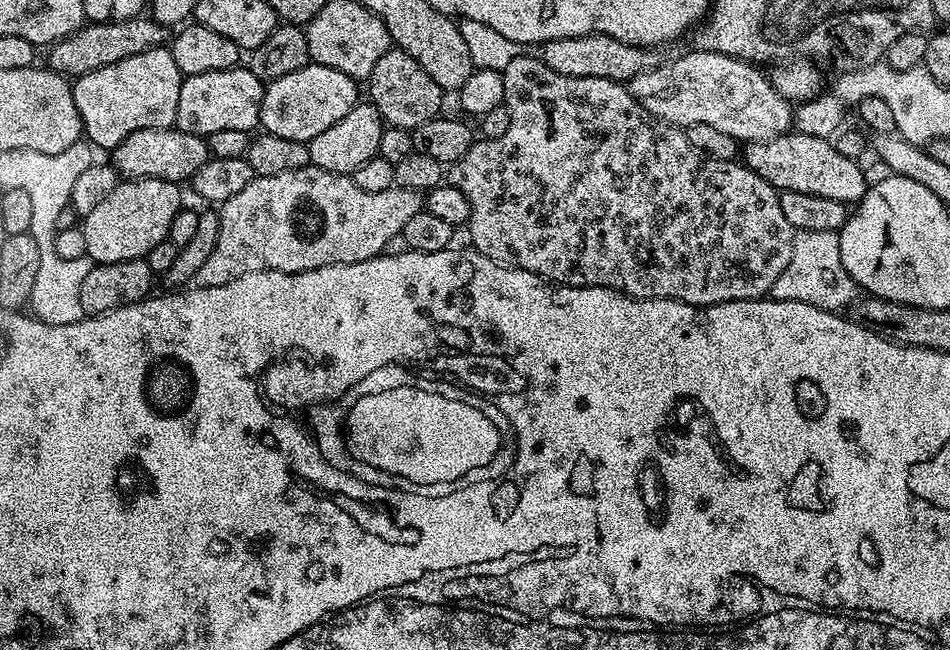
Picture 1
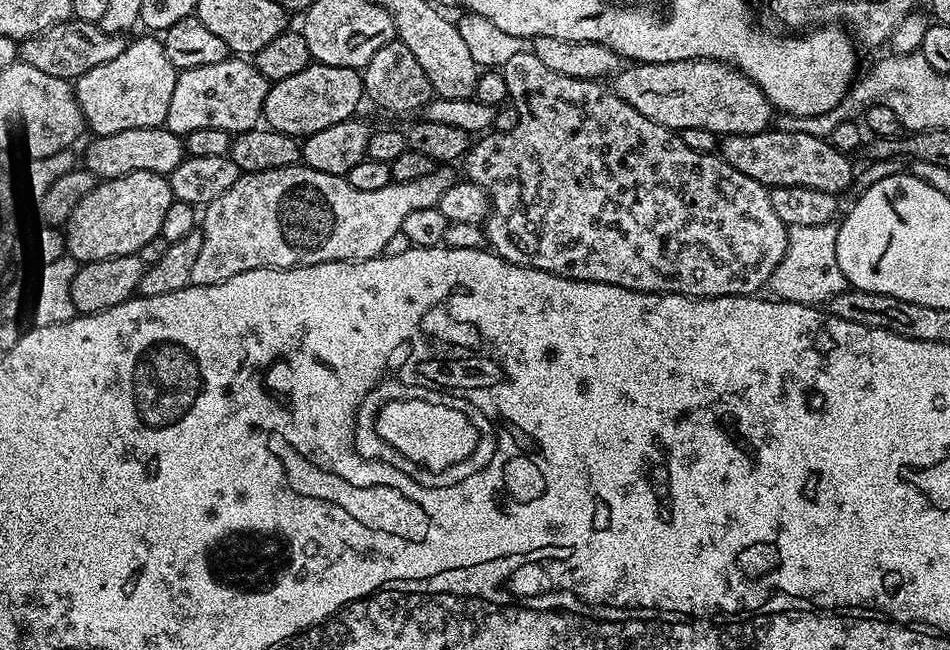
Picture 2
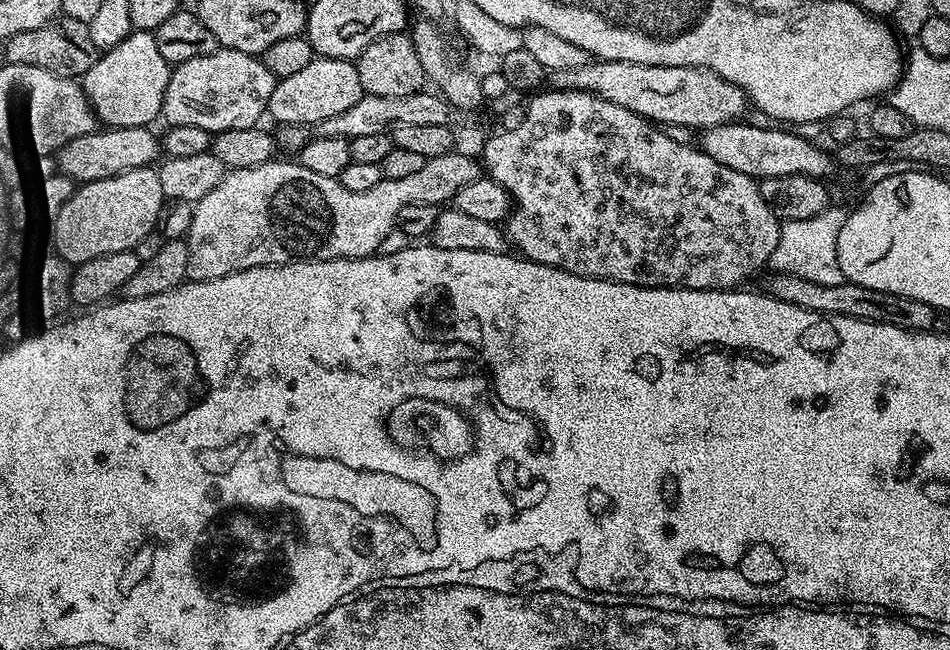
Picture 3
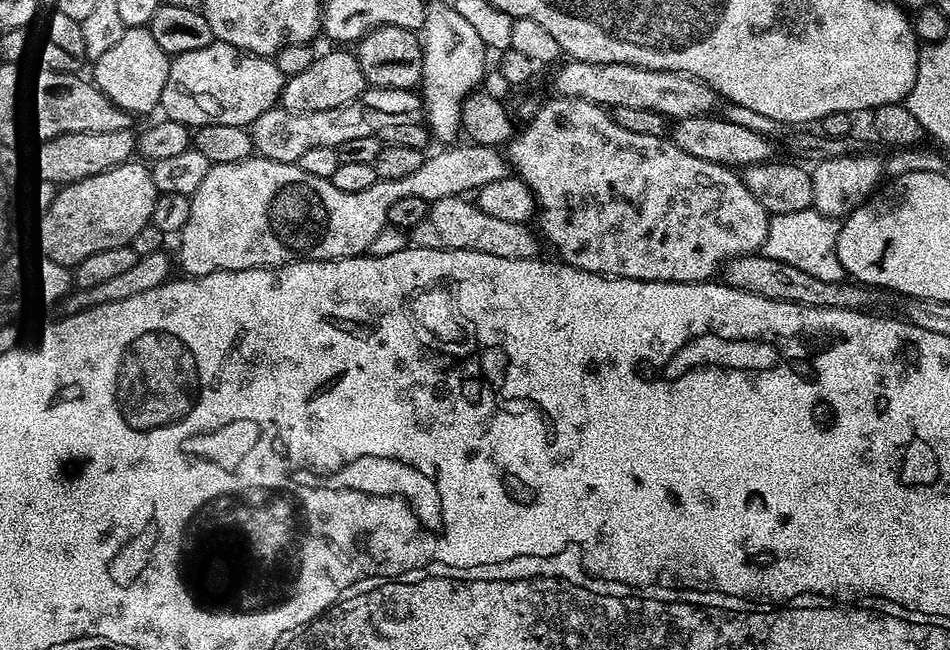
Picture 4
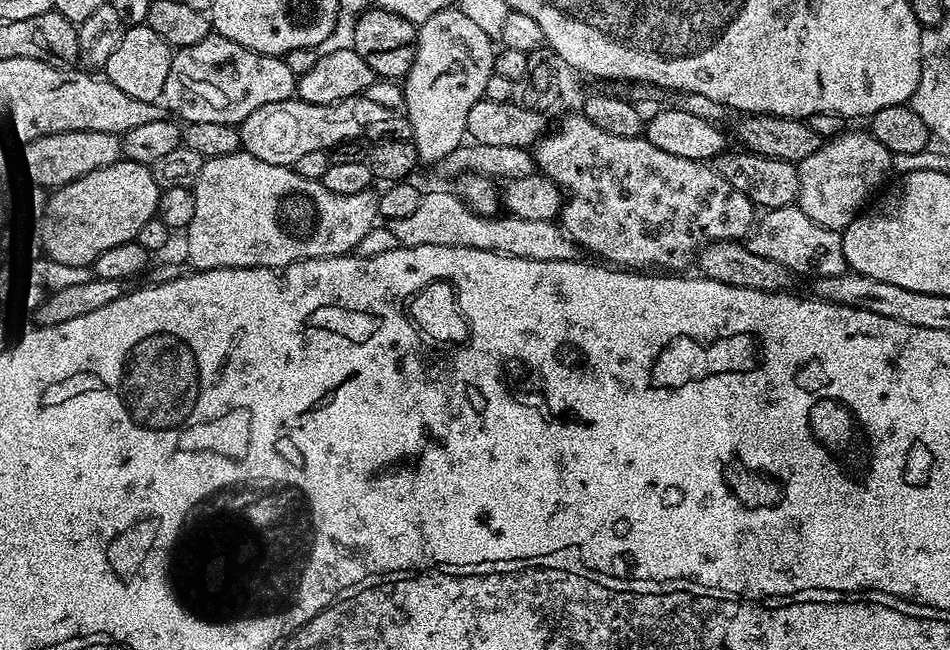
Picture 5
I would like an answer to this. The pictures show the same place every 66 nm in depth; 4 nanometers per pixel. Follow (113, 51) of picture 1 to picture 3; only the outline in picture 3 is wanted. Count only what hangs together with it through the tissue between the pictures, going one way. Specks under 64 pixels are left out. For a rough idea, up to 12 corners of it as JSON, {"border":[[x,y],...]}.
{"border":[[69,16],[22,30],[7,63],[83,78],[102,55]]}

